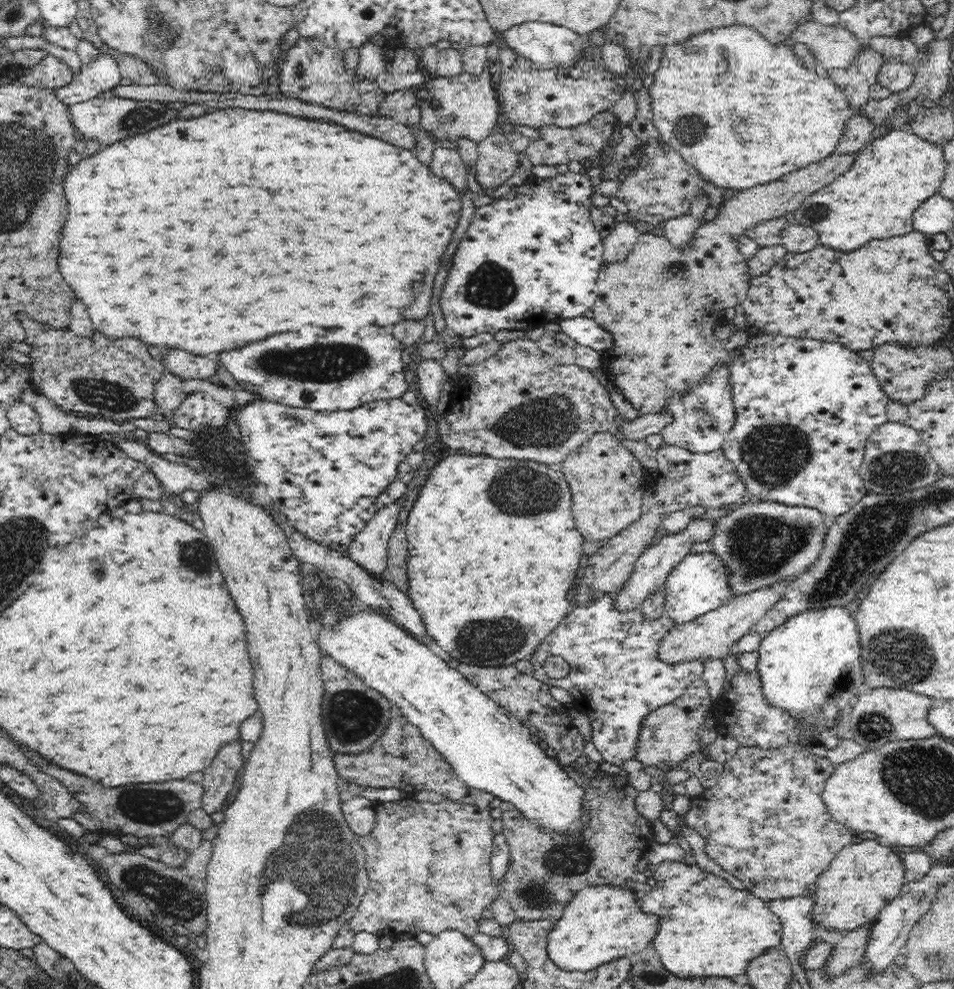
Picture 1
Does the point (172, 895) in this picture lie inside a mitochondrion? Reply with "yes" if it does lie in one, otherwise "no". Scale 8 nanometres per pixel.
yes

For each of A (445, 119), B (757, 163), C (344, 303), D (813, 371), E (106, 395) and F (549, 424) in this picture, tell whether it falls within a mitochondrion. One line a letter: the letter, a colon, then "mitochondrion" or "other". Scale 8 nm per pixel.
A: mitochondrion
B: other
C: other
D: other
E: mitochondrion
F: mitochondrion

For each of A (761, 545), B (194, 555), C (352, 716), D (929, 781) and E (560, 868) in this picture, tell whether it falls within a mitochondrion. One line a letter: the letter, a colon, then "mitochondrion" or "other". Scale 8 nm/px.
A: mitochondrion
B: mitochondrion
C: mitochondrion
D: mitochondrion
E: mitochondrion

